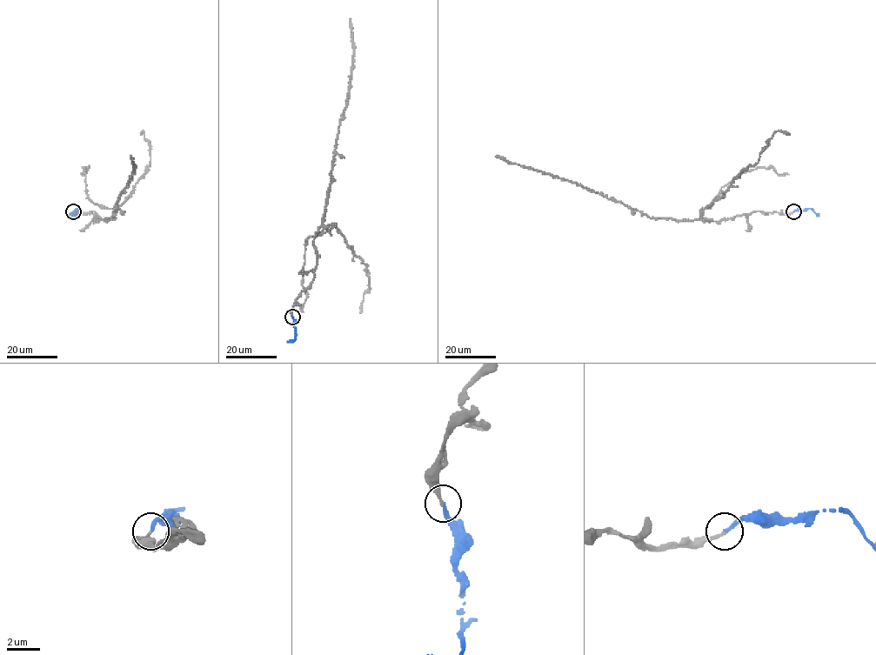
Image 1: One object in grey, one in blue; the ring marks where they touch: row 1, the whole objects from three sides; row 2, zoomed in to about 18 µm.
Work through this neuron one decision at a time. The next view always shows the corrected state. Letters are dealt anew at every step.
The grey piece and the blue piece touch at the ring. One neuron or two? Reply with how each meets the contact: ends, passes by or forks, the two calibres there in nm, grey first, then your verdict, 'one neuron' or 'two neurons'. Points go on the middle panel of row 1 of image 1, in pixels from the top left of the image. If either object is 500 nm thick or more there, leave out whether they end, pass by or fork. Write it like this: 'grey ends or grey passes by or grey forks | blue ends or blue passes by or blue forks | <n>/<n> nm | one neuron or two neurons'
grey ends | blue ends | 170/200 nm | one neuron

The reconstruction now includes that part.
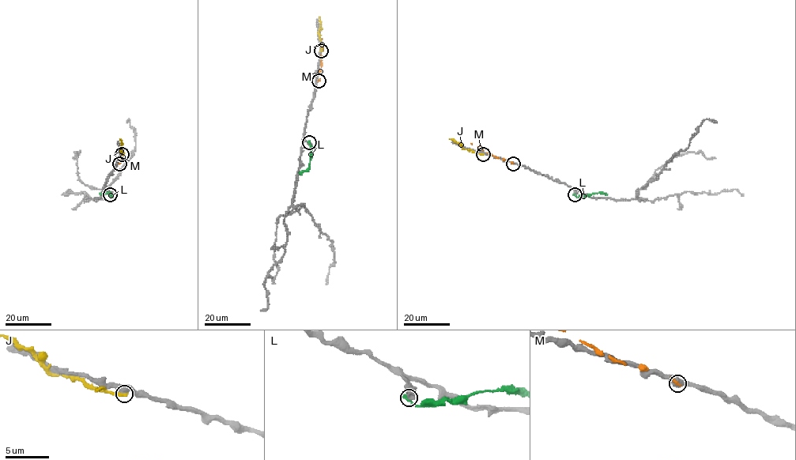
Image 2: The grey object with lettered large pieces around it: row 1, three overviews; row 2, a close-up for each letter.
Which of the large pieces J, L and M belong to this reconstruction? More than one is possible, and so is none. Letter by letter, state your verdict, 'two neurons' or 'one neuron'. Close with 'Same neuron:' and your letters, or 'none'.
J: two neurons
L: two neurons
M: two neurons
Same neuron: none

